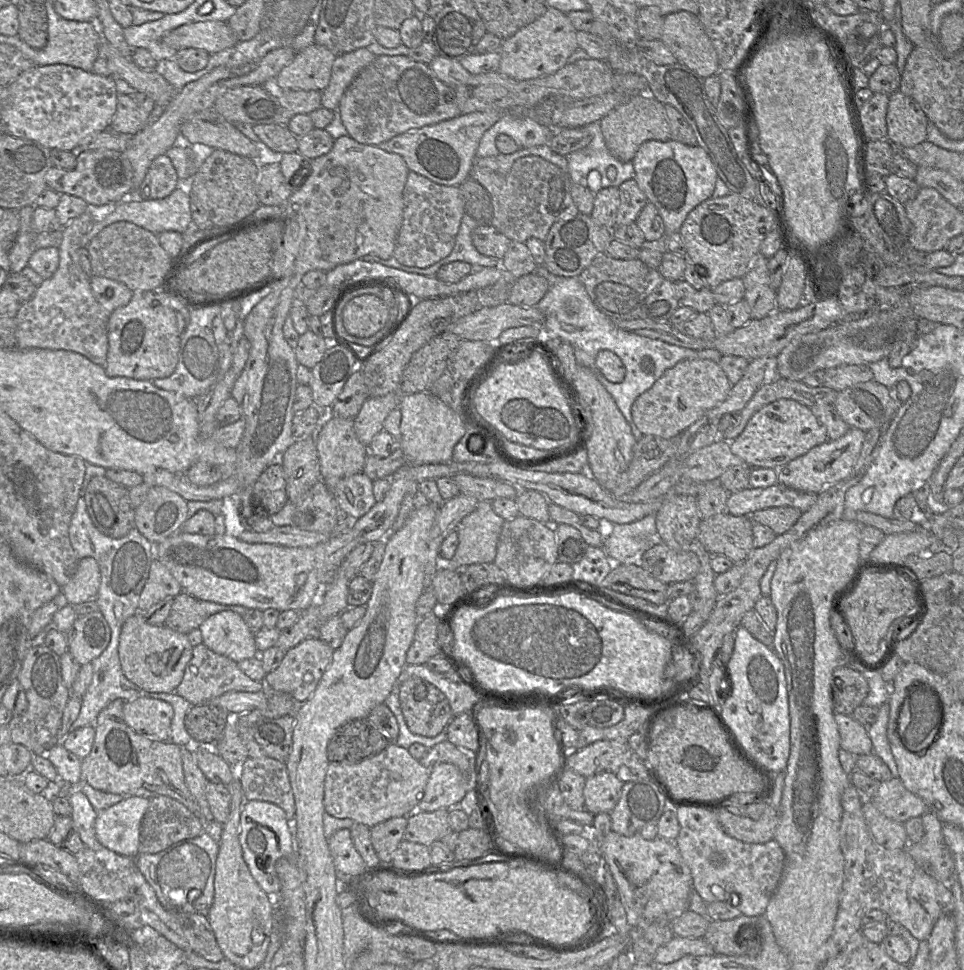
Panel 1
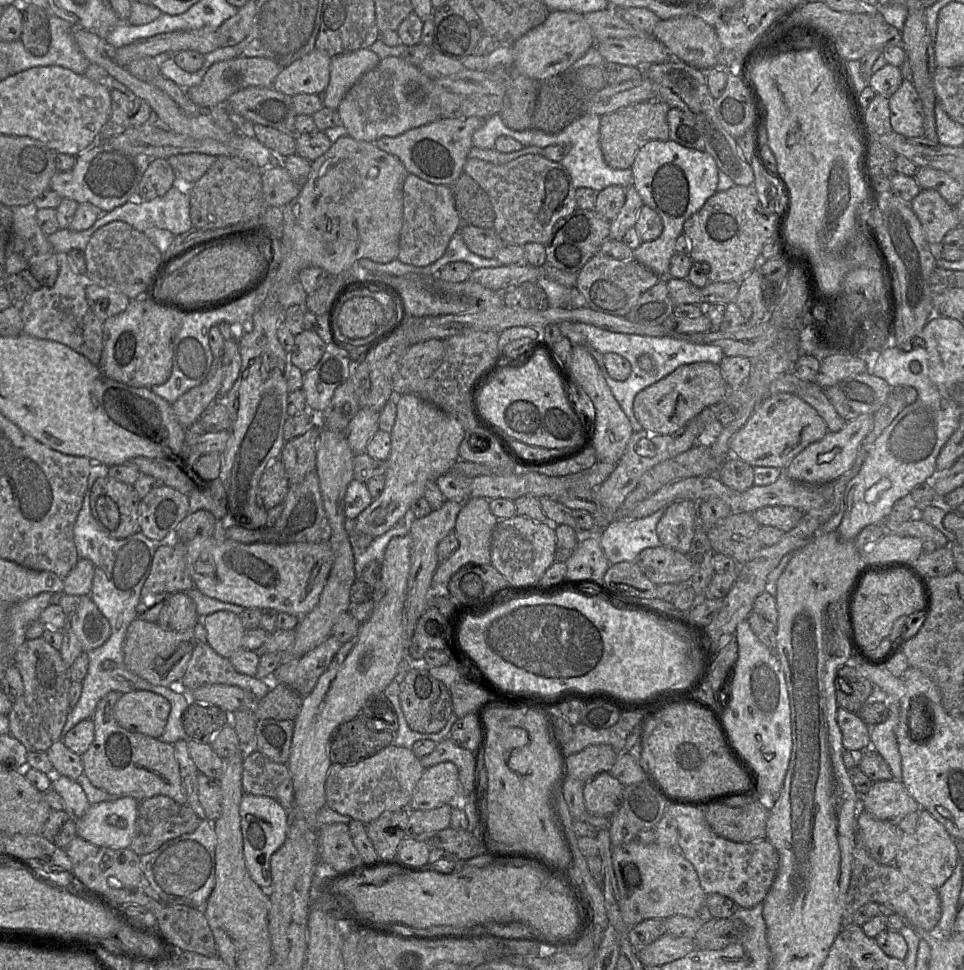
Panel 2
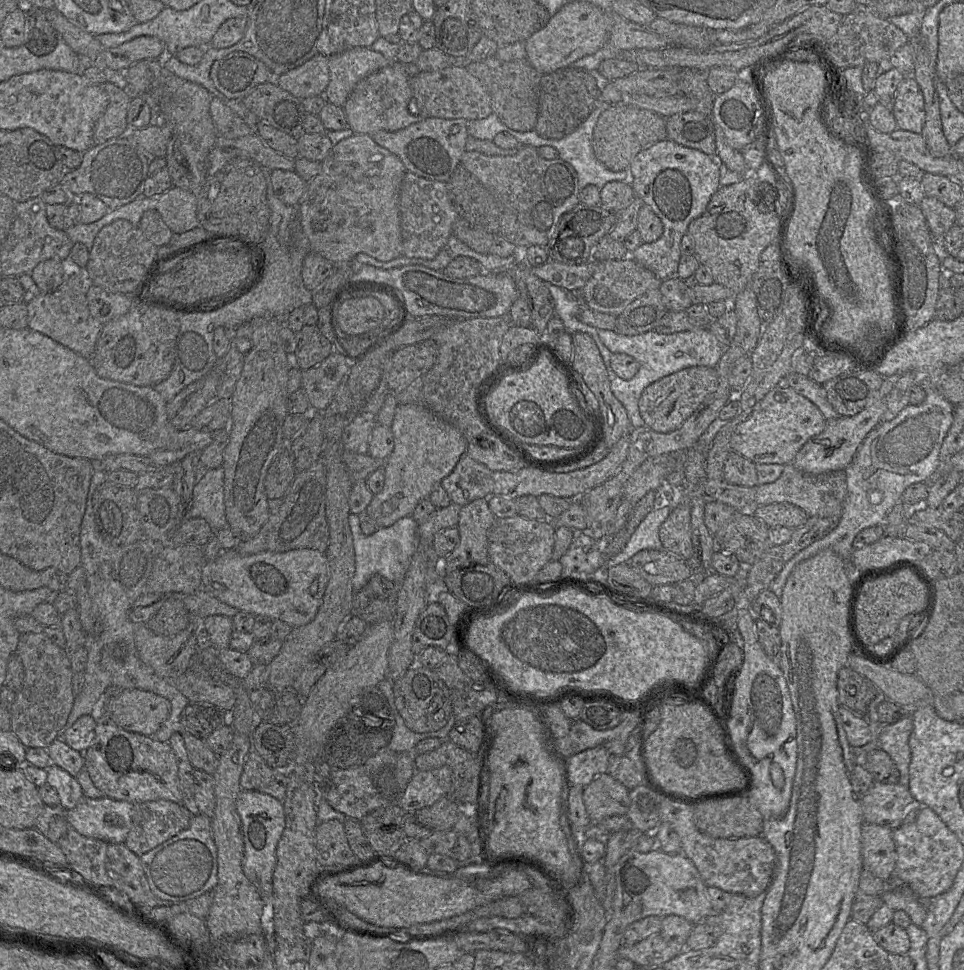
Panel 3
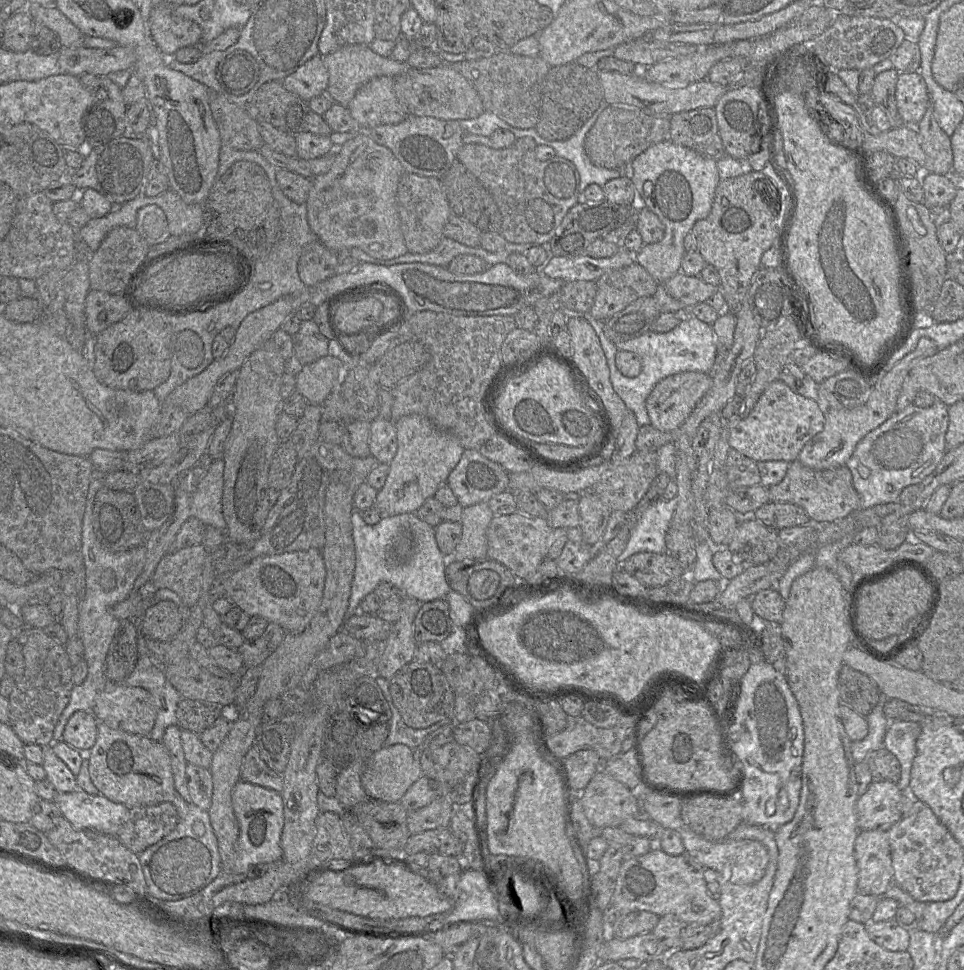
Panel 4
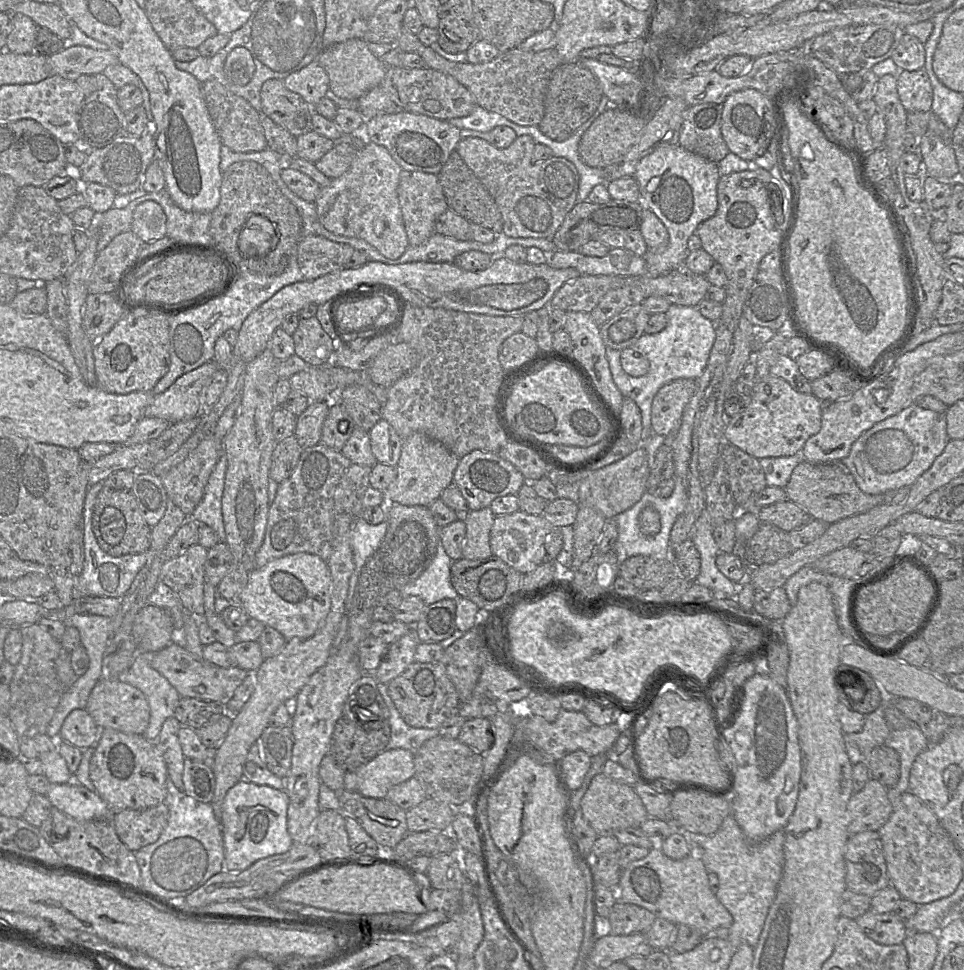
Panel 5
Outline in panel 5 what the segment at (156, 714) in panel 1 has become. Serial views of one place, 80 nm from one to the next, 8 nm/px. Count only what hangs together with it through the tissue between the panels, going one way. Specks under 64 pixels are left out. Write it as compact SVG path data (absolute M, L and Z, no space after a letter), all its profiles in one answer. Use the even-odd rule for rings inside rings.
M101 678L90 693L86 710L100 729L111 728L127 734L143 735L150 721L150 707L143 692L118 679Z

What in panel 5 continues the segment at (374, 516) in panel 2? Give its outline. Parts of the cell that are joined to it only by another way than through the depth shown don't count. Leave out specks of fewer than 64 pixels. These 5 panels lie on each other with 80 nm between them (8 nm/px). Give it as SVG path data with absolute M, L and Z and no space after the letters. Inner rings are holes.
M415 432L402 439L401 454L396 465L396 479L385 490L385 504L429 506L439 499L441 492L453 482L453 474L460 458L443 444L423 433Z

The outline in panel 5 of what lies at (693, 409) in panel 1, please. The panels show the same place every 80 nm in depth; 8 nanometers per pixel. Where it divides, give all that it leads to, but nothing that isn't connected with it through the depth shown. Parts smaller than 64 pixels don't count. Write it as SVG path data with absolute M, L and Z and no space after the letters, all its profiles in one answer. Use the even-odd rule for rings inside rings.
M680 378L659 389L651 406L651 430L654 435L667 436L676 429L696 387L696 379Z

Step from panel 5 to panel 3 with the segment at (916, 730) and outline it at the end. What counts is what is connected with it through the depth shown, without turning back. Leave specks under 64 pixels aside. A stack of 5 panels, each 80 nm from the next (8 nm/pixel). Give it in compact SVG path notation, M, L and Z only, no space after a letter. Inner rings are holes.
M903 716L895 723L882 726L878 737L878 747L886 751L894 760L899 773L899 783L908 786L911 750L909 738L913 730L912 716Z

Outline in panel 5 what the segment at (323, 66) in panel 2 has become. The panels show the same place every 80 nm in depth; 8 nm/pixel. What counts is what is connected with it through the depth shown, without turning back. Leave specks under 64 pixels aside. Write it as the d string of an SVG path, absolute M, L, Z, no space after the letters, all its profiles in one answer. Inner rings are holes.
M317 60L283 79L284 85L299 94L311 106L325 97L329 89L329 77Z

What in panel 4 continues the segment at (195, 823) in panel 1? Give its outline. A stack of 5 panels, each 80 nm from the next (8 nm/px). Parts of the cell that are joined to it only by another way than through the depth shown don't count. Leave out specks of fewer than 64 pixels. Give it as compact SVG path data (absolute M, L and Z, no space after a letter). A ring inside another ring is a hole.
M171 802L132 807L117 838L127 849L140 854L168 836L178 822L178 812Z

